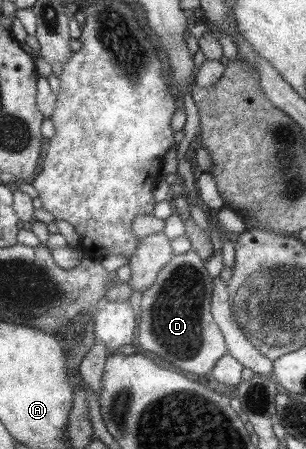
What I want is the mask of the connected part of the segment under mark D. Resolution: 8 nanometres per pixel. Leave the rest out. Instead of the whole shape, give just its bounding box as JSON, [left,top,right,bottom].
[135,249,226,374]

